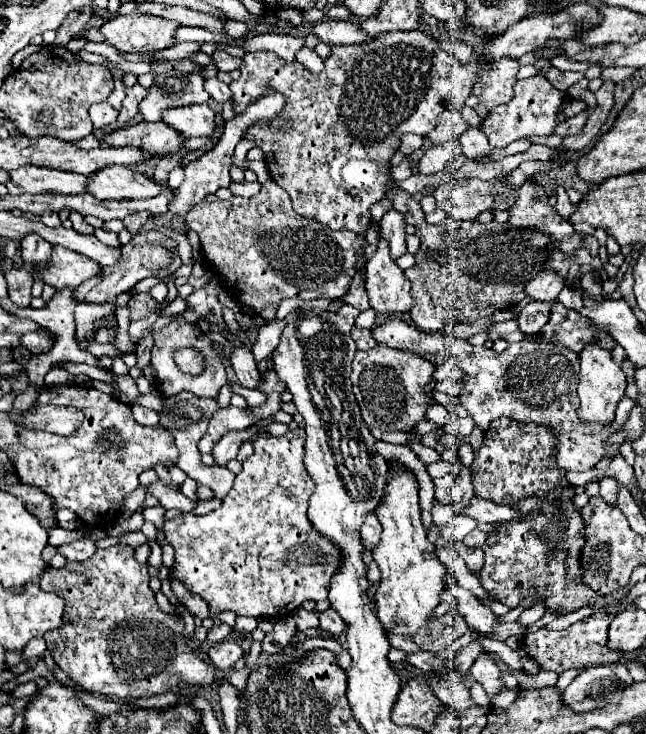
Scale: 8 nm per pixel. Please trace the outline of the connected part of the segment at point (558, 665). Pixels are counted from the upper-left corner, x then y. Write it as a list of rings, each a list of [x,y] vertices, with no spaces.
[[[595,613],[587,619],[583,619],[583,627],[569,627],[563,633],[539,629],[533,633],[527,633],[521,641],[523,651],[539,663],[541,669],[549,669],[555,673],[563,673],[565,669],[579,667],[579,665],[609,665],[619,663],[621,655],[617,649],[607,649],[607,629],[609,629],[609,615],[607,613]]]

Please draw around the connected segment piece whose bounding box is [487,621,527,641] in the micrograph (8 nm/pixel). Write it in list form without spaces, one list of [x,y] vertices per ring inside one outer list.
[[[513,621],[513,623],[497,623],[497,627],[491,633],[487,633],[487,637],[495,637],[499,641],[505,641],[507,637],[519,635],[519,633],[525,635],[527,627],[523,627],[519,621]]]

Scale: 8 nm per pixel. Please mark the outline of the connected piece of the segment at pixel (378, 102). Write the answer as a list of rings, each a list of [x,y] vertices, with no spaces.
[[[583,3],[571,5],[569,9],[559,13],[523,19],[511,25],[505,33],[495,35],[489,43],[477,45],[473,49],[469,63],[461,63],[459,59],[455,59],[455,55],[443,51],[437,45],[437,41],[425,35],[423,31],[389,31],[389,33],[381,33],[375,41],[367,45],[335,47],[331,57],[325,61],[325,69],[317,75],[309,73],[299,63],[297,65],[285,63],[271,51],[247,53],[243,57],[241,77],[231,83],[235,111],[237,115],[243,113],[245,107],[257,97],[263,97],[267,89],[281,91],[287,97],[287,105],[277,117],[289,119],[291,125],[281,131],[275,131],[269,129],[267,121],[261,121],[253,125],[245,133],[245,137],[253,139],[261,147],[261,151],[265,153],[271,179],[277,181],[277,185],[291,195],[293,209],[299,215],[311,217],[327,225],[331,231],[347,229],[365,235],[371,227],[369,207],[385,197],[385,185],[391,177],[389,159],[399,149],[403,135],[407,133],[427,135],[437,127],[443,111],[461,109],[465,99],[471,95],[475,77],[479,77],[479,69],[487,69],[491,61],[499,61],[503,57],[519,59],[521,55],[531,53],[537,47],[545,47],[547,39],[561,39],[561,41],[573,39],[577,35],[577,29],[593,27],[599,21],[601,17],[597,15],[597,9]]]

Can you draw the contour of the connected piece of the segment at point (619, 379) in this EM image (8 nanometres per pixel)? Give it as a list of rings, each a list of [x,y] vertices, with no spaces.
[[[595,343],[587,345],[579,353],[579,363],[581,363],[579,385],[577,385],[577,393],[581,399],[581,405],[577,409],[579,419],[591,421],[591,423],[611,423],[615,419],[615,409],[617,409],[619,401],[623,399],[625,387],[627,387],[627,377],[625,377],[623,369],[613,363],[611,353],[607,349],[603,349]]]

